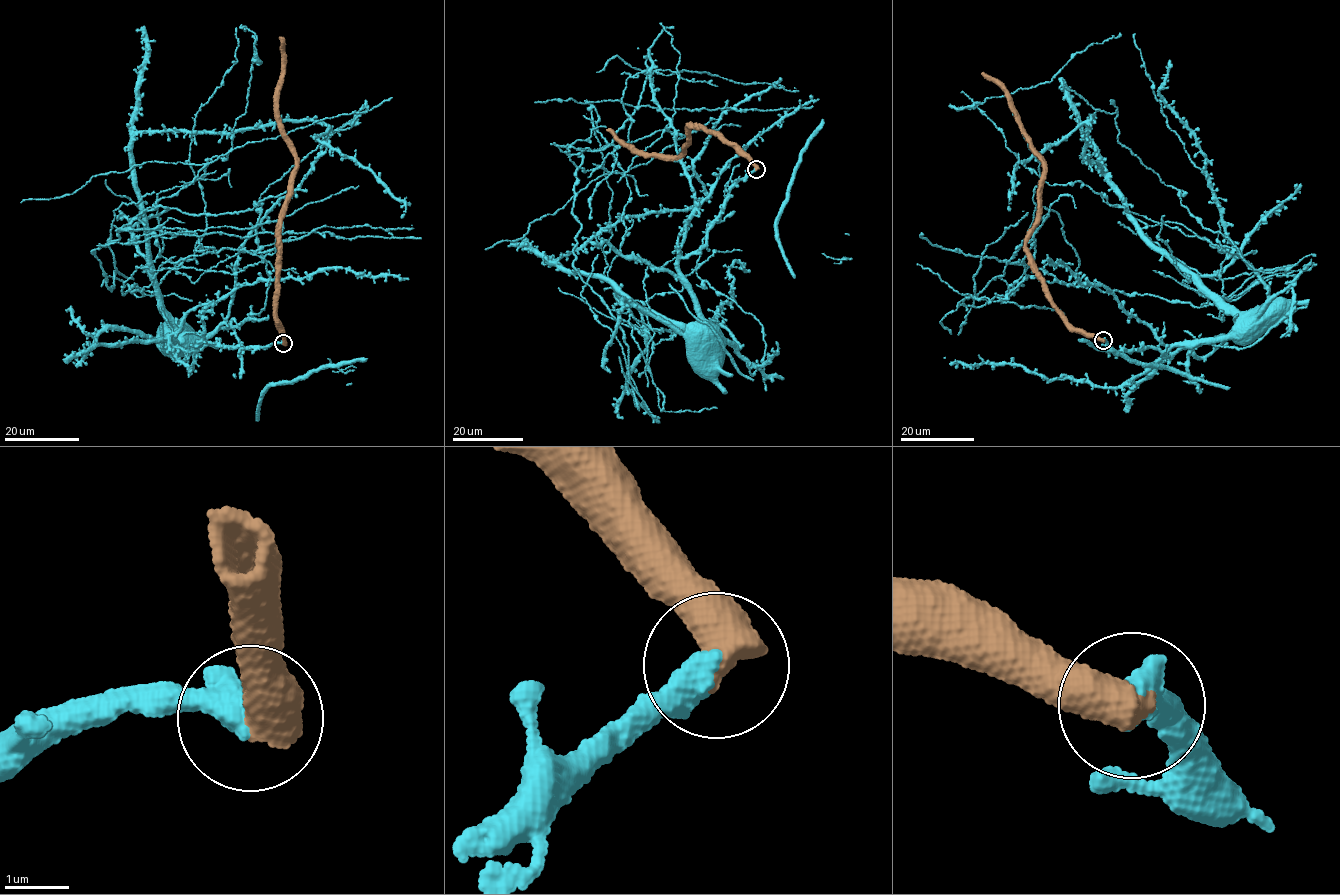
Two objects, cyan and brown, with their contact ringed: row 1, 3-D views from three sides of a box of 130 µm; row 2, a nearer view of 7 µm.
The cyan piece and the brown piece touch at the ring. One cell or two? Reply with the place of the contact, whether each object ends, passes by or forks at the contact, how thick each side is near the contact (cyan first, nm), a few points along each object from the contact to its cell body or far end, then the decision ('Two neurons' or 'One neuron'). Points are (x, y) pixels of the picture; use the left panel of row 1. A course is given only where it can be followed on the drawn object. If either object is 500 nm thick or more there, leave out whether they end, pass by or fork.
Place: (283, 343). Thickness 500 nm (cyan) against 650 nm. Course of cyan: (283, 344), (243, 349), (212, 343), (183, 350), (162, 337). Course of brown: (283, 344), (275, 312), (279, 213), (290, 193), (295, 167), (294, 147), (277, 108), (286, 56), (279, 37). Two neurons

